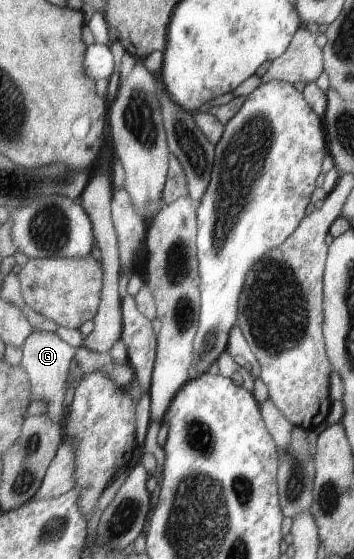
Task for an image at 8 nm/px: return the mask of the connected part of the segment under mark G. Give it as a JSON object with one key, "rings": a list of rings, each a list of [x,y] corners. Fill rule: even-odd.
{"rings":[[[34,330],[25,341],[22,348],[23,356],[21,365],[29,373],[32,382],[32,400],[42,400],[47,404],[47,414],[53,422],[64,425],[67,419],[65,406],[65,380],[69,378],[69,369],[75,363],[78,347],[71,346],[63,340],[56,332]]]}

